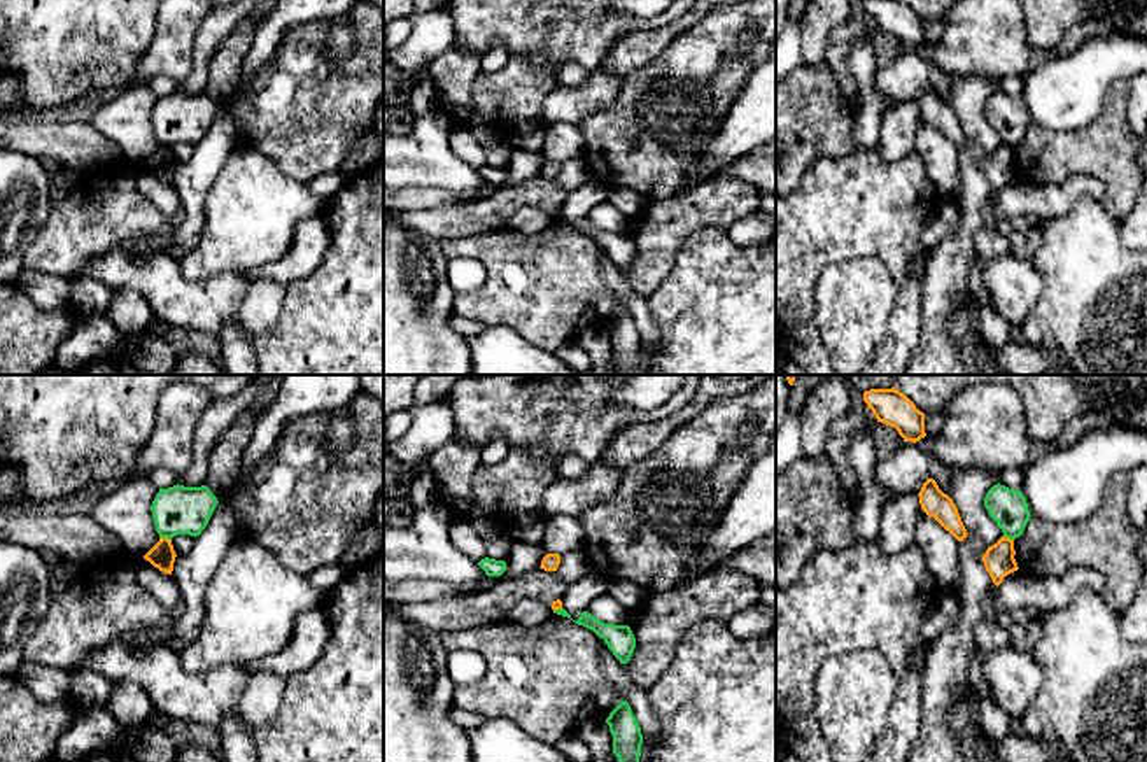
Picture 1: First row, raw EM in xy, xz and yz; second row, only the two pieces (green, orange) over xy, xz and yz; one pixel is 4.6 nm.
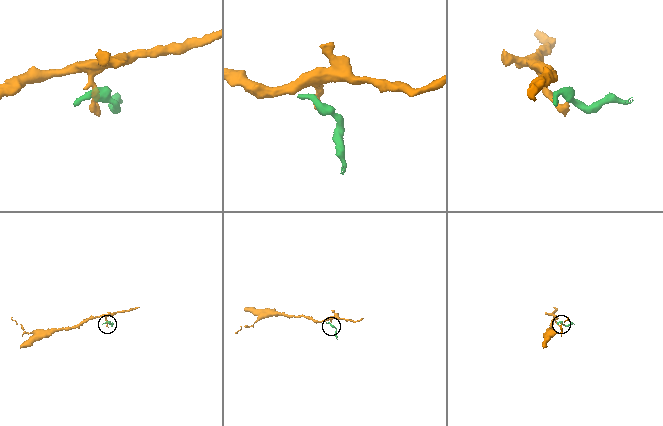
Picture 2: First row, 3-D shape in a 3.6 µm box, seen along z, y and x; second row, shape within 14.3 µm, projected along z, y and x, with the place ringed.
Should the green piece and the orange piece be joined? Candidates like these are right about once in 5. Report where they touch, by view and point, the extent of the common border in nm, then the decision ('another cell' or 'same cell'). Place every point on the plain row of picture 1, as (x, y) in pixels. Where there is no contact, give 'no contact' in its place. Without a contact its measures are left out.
xy (165, 144) | 60 nm | another cell

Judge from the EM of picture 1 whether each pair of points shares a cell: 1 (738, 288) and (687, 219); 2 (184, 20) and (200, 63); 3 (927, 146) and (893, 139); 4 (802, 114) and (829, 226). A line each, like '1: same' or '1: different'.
1: different
2: different
3: different
4: different

